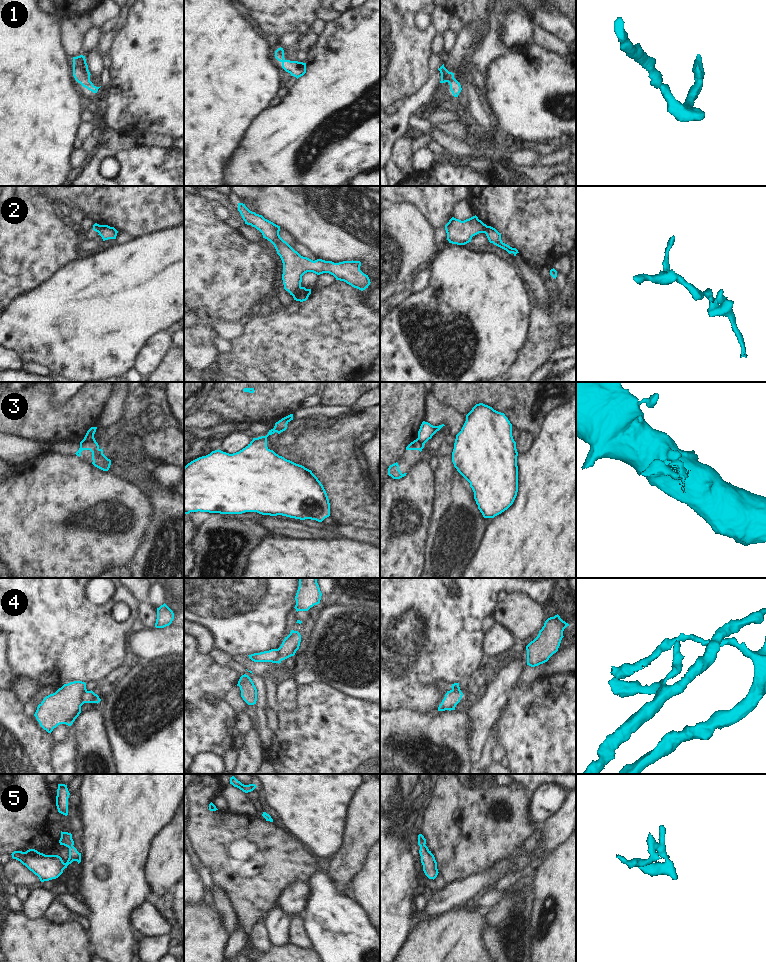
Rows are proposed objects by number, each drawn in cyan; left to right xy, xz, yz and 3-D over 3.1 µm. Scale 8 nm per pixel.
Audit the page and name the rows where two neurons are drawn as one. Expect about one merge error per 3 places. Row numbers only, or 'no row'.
2, 3, 4

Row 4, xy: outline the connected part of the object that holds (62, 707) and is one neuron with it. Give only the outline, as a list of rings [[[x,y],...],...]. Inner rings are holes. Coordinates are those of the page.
[[[74,681],[64,684],[55,693],[46,696],[34,714],[40,726],[51,733],[60,724],[71,726],[85,703],[86,683]]]

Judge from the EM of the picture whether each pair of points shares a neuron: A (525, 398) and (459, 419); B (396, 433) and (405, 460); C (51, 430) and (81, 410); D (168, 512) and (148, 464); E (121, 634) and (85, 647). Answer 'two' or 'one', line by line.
A: two
B: two
C: one
D: two
E: one

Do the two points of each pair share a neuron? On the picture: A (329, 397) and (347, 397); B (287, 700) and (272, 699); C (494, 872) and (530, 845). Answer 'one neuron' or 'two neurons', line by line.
A: one neuron
B: two neurons
C: one neuron

